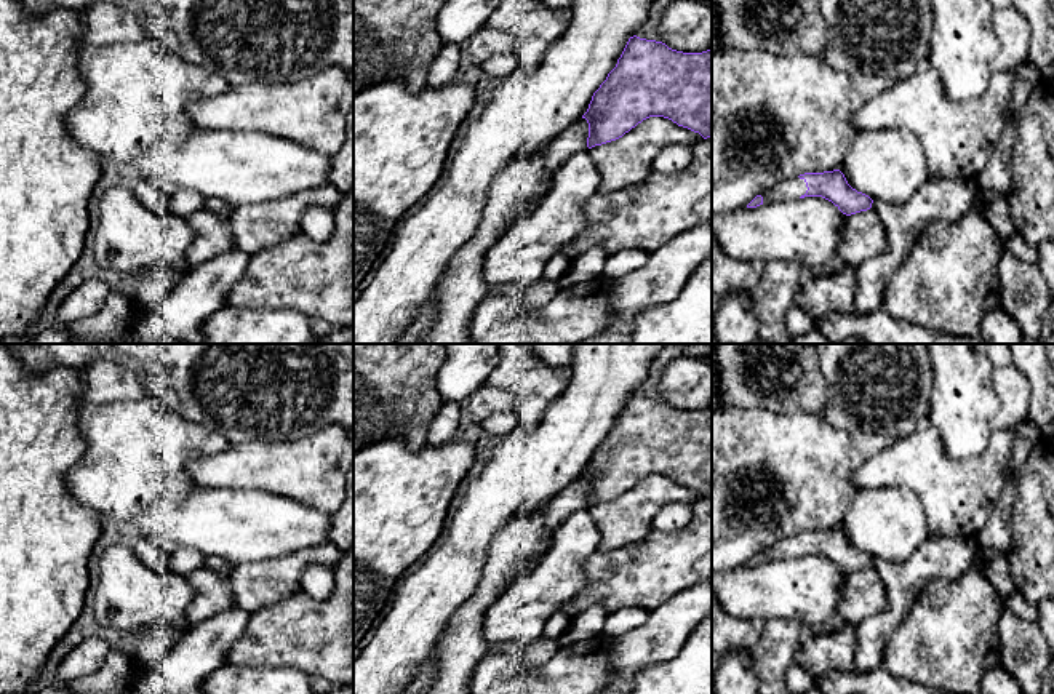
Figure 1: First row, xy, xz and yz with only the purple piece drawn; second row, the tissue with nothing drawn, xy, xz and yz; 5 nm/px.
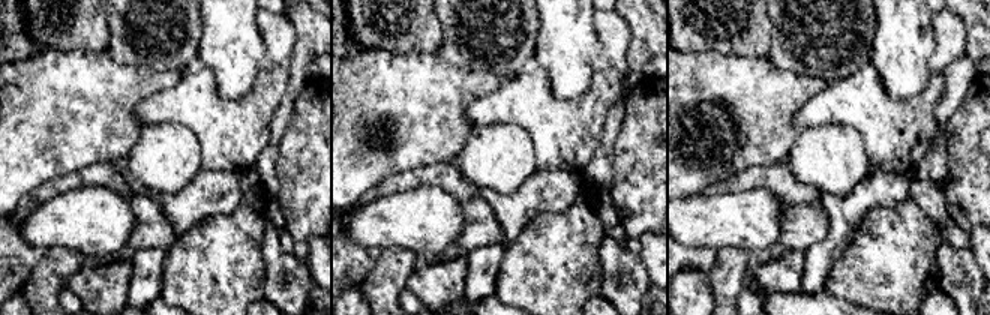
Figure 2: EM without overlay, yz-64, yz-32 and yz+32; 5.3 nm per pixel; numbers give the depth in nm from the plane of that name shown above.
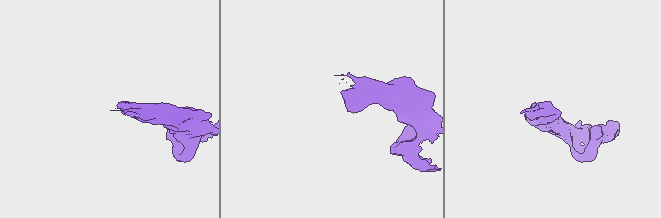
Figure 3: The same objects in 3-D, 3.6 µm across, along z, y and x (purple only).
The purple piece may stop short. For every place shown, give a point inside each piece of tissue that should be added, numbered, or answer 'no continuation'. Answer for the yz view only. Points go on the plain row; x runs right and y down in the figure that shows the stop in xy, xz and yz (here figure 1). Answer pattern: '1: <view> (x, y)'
1: yz (792, 547)

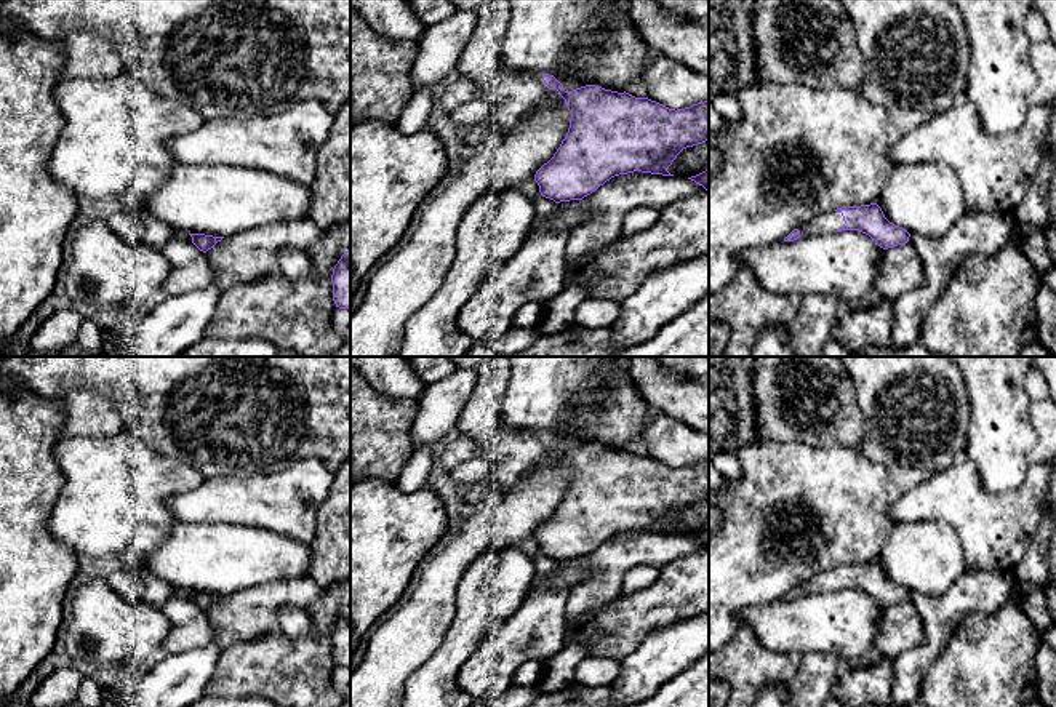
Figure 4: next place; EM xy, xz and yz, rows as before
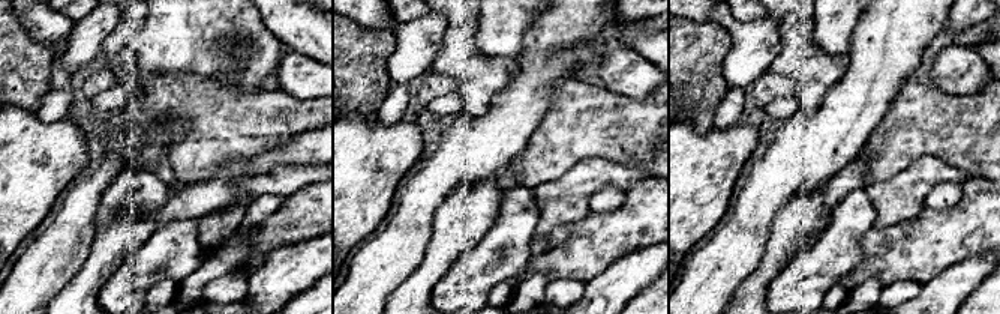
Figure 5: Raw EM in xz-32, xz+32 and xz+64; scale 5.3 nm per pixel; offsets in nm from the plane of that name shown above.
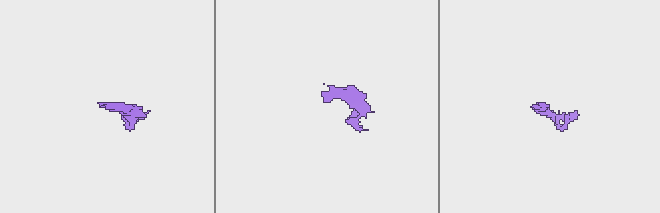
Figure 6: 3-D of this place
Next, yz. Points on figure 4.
1: yz (829, 581)

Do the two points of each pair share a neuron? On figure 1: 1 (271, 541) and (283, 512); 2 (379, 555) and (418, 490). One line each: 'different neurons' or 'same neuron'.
1: same neuron
2: same neuron

